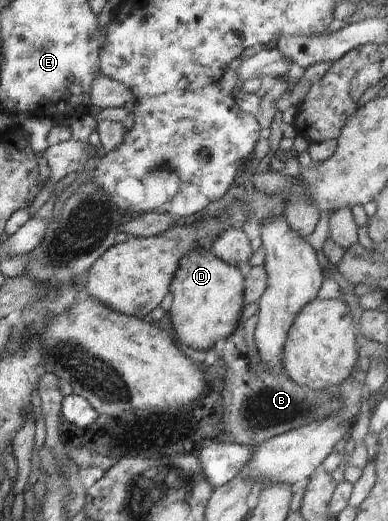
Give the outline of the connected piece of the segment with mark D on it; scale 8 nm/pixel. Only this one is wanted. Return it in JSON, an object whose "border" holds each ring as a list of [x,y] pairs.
{"border":[[[202,246],[179,259],[169,291],[173,297],[169,316],[177,339],[182,345],[198,351],[215,347],[217,341],[227,339],[235,331],[245,305],[244,277],[240,269],[215,257]]]}

